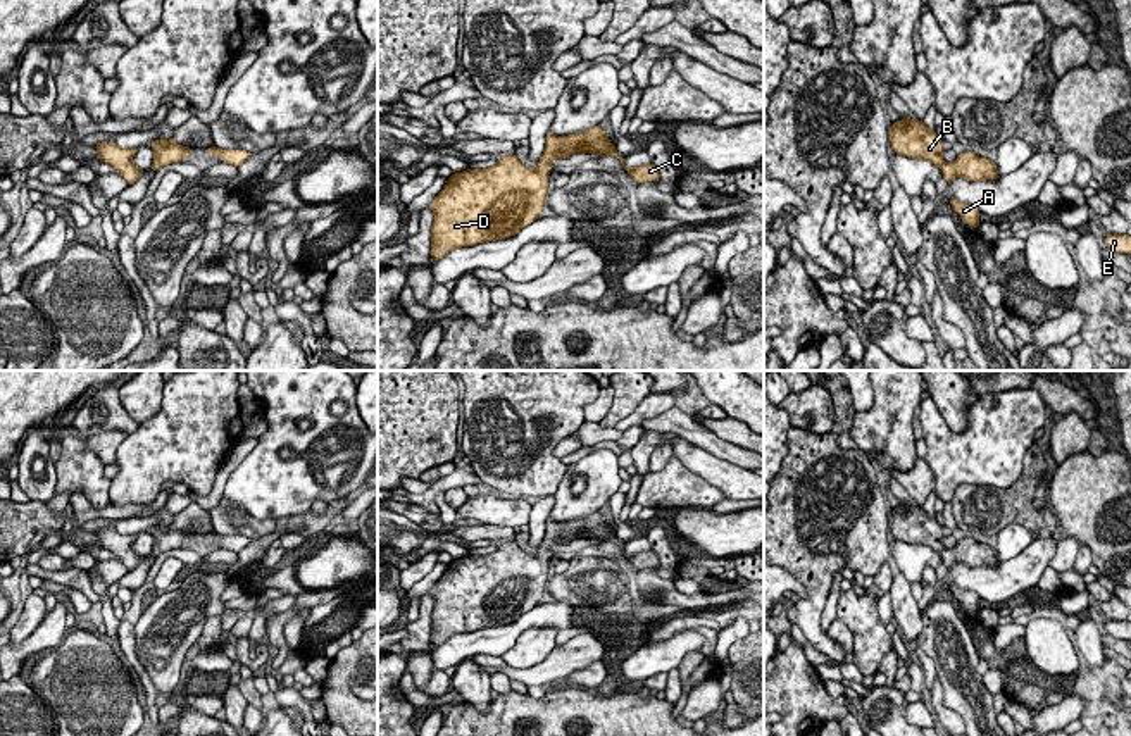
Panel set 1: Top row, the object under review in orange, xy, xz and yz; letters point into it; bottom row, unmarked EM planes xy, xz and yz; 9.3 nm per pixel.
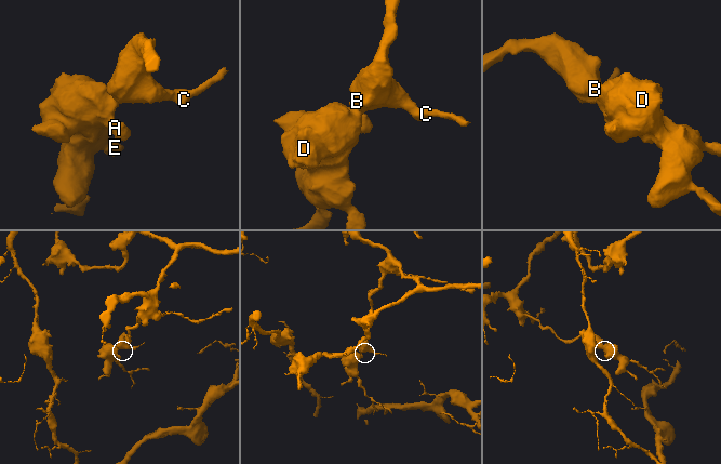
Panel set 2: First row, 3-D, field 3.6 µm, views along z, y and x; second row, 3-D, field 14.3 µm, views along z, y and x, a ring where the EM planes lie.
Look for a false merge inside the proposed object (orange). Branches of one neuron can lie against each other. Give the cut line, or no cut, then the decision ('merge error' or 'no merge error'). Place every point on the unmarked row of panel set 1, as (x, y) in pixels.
cut none; no merge error

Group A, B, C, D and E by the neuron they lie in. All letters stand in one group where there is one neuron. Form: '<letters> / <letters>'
A B C D E

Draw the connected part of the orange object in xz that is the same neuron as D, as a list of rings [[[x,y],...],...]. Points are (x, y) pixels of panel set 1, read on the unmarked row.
[[[600,512],[567,522],[555,522],[548,515],[534,555],[505,540],[488,555],[467,555],[448,564],[428,591],[434,598],[431,643],[440,646],[453,634],[505,626],[534,608],[548,583],[548,560],[553,553],[550,548],[572,540],[619,541],[621,552],[638,571],[660,565],[653,550],[628,553],[626,543]]]

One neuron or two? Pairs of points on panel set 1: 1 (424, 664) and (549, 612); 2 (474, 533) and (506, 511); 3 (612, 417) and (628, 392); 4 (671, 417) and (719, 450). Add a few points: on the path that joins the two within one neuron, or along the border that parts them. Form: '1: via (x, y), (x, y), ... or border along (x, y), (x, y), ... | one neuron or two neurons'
1: border along (430, 655), (433, 666) | two neurons
2: border along (481, 523), (512, 530) | two neurons
3: via (619, 411), (626, 399) | one neuron
4: via (683, 424), (707, 440) | one neuron

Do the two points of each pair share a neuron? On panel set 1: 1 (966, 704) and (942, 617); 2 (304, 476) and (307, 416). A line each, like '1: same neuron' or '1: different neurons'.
1: same neuron
2: same neuron

